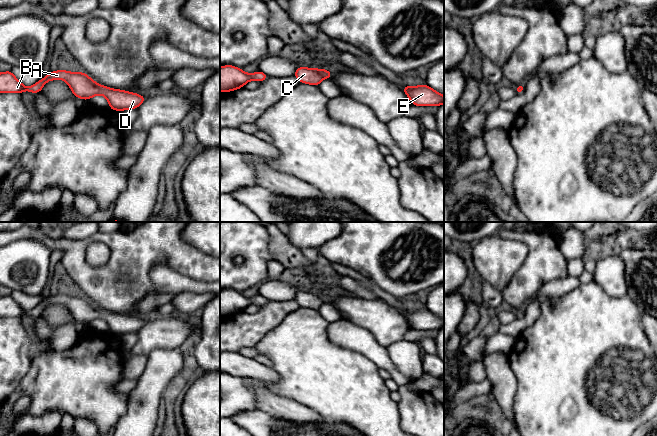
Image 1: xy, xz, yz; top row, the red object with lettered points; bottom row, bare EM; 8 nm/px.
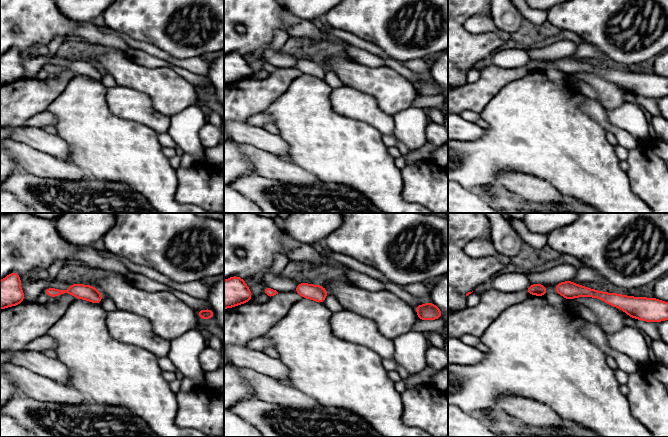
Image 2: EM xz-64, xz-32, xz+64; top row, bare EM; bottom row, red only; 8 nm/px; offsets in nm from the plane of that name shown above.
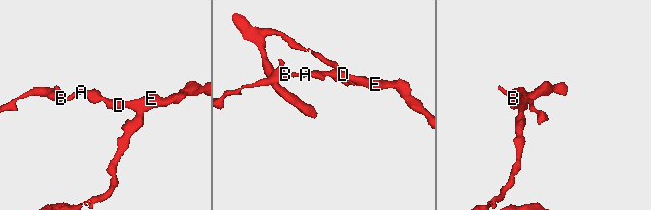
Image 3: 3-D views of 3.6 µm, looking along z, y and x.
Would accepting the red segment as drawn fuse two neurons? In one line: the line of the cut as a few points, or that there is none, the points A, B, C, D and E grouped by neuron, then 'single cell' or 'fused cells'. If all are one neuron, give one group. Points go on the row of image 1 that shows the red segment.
no cut; A B C D E; single cell

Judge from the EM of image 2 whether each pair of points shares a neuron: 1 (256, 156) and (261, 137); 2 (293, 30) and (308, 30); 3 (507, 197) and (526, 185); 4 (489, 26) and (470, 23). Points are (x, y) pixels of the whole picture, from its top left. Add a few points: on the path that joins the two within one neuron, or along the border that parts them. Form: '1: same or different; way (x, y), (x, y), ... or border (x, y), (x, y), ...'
1: different; border (238, 143), (253, 145), (278, 156)
2: same; way (297, 30), (304, 30)
3: different; border (494, 182), (515, 194)
4: same; way (484, 23), (475, 23)

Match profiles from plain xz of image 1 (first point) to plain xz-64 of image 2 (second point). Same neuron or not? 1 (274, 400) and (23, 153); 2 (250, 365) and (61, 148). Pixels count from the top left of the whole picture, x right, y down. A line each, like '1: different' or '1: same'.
1: same
2: same

